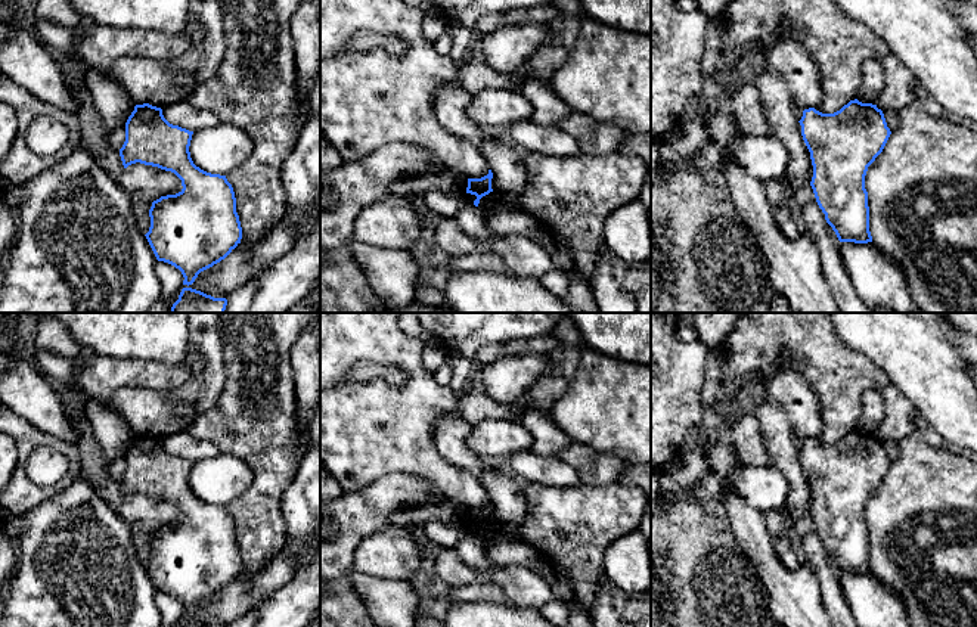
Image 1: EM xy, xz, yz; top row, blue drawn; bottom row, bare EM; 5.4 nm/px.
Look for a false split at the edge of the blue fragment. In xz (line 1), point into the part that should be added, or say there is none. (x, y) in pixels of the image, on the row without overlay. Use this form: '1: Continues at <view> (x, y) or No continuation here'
1: No continuation here

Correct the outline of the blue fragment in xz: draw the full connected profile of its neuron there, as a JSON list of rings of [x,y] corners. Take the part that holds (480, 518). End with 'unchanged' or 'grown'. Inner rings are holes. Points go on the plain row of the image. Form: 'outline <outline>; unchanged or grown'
outline [[[488,500],[488,505],[481,508],[481,509],[468,509],[466,524],[471,524],[471,525],[477,527],[477,530],[474,531],[475,537],[478,537],[480,530],[483,527],[486,527],[490,522],[493,522],[493,519],[491,519],[491,509],[493,509],[491,500]]]; unchanged

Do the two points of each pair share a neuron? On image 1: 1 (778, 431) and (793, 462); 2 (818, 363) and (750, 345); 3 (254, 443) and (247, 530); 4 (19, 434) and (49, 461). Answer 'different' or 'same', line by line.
1: same
2: same
3: same
4: different

